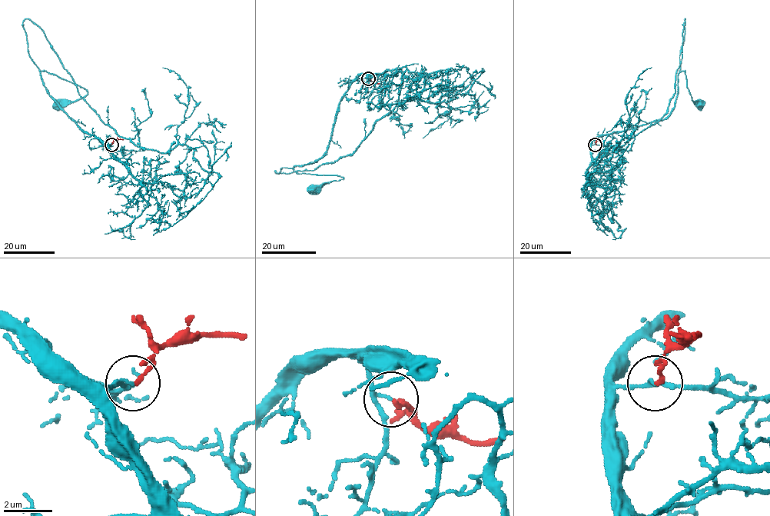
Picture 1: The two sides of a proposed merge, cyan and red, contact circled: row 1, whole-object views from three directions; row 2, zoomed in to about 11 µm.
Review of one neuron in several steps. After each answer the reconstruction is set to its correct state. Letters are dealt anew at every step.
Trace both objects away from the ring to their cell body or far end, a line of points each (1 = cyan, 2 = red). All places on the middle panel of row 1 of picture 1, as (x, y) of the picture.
1: (368, 78), (362, 74), (341, 99), (327, 151), (316, 162), (294, 166), (300, 174), (343, 178), (313, 188)
2: (368, 78), (381, 83)

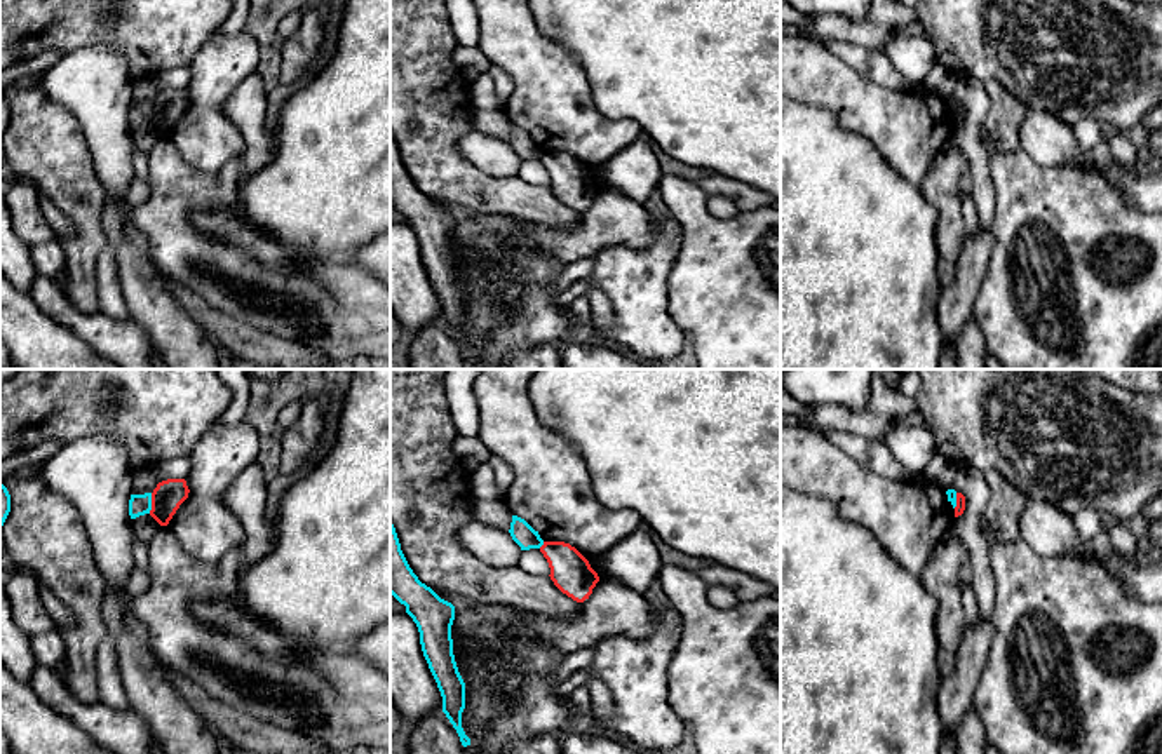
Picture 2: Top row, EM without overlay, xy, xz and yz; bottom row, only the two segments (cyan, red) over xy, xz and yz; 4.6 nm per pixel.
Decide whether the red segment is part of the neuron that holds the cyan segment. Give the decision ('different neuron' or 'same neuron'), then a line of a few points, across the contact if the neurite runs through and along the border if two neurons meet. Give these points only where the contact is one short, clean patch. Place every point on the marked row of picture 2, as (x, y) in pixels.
different neuron; line xy (152, 493), (152, 509), (148, 512)

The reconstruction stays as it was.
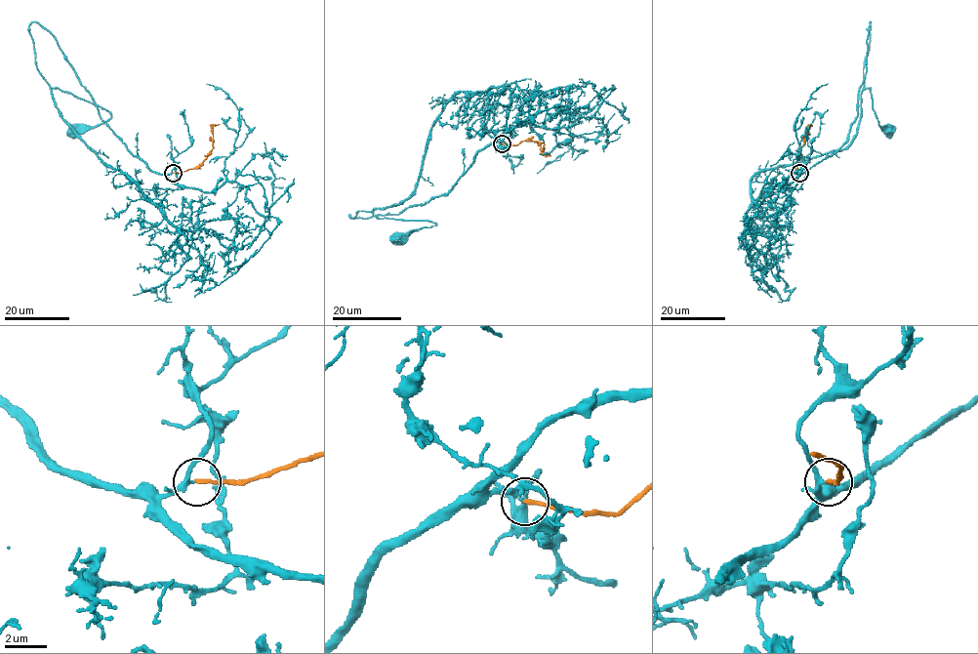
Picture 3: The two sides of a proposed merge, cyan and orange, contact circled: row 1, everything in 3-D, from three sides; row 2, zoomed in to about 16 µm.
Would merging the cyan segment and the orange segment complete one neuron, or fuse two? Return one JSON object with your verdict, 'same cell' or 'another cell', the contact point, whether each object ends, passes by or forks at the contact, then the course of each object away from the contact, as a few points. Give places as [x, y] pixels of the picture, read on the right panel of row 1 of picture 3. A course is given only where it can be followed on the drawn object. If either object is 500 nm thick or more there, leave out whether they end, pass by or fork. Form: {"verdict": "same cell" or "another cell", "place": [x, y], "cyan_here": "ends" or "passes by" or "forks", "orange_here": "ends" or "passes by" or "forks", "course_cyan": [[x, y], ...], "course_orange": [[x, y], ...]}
{"verdict": "same cell", "place": [799, 173], "cyan_here": "passes by", "orange_here": "ends", "course_cyan": [[799, 173], [845, 142], [857, 117], [870, 22], [864, 87], [871, 88], [873, 109], [888, 128]], "course_orange": [[799, 173], [798, 149], [811, 124]]}

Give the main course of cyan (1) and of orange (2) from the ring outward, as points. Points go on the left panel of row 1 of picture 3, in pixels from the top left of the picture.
1: (172, 173), (153, 173), (133, 154), (57, 40), (32, 22), (36, 67), (49, 87), (110, 113), (75, 128)
2: (173, 173), (196, 168), (205, 159), (213, 147), (213, 126), (220, 124)

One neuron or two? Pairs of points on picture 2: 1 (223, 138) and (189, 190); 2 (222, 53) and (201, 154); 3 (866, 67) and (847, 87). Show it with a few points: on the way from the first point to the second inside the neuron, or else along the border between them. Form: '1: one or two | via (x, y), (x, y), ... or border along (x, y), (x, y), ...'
1: two | border along (171, 143), (190, 166), (211, 173), (241, 155)
2: one | via (213, 77), (206, 93), (204, 129)
3: two | border along (828, 47), (871, 80), (898, 89)

